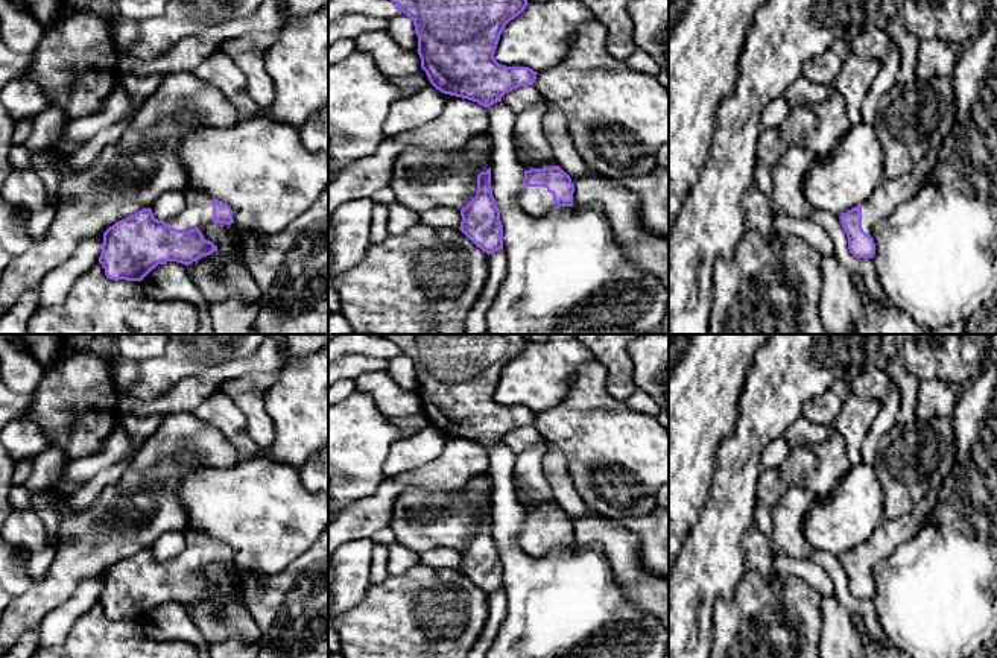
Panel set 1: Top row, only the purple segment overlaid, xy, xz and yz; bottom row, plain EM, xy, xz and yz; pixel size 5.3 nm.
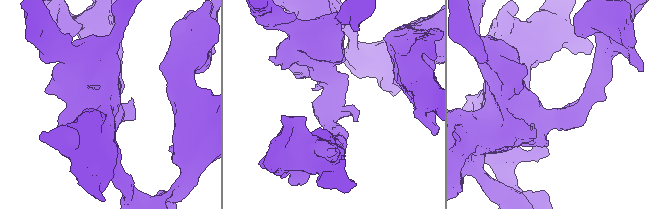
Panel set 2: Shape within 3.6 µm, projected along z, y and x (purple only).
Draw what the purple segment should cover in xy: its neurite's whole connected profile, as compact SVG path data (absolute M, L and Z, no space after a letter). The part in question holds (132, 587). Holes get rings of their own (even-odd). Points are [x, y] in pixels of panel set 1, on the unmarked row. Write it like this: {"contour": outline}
{"contour": "M187 530L184 536L185 547L176 558L158 561L150 549L143 549L103 573L99 603L109 620L141 622L158 605L176 602L188 606L217 591L217 587L205 580L201 571L210 564L234 564L233 550L228 544L213 539L204 532Z"}

